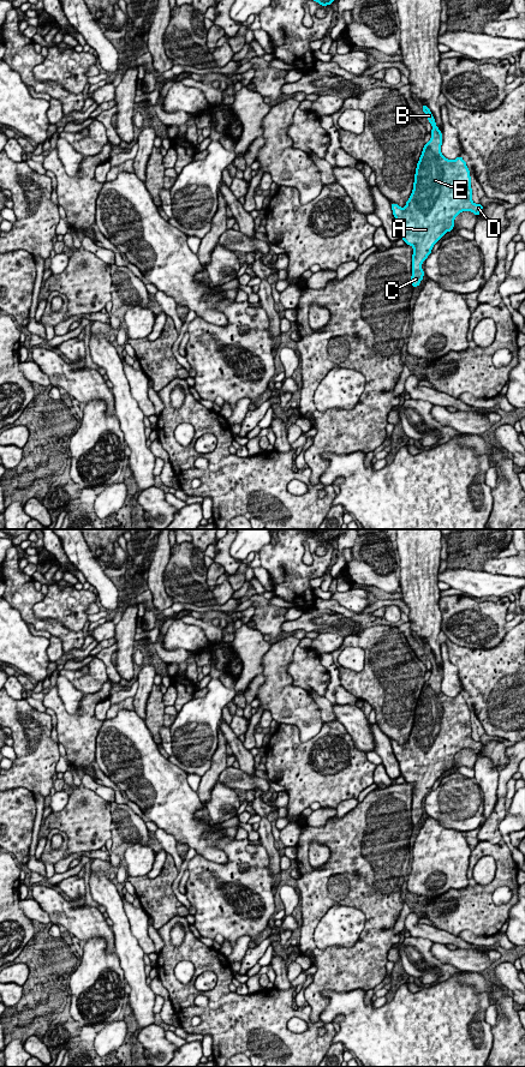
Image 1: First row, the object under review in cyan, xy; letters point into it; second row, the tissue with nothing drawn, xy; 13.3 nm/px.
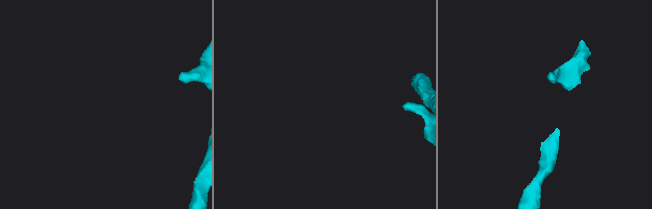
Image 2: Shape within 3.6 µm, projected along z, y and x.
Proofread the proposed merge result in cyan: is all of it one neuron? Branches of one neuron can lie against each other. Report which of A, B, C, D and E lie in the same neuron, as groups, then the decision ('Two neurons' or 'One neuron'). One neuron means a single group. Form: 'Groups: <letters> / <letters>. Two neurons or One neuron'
Groups: A B C D E. One neuron

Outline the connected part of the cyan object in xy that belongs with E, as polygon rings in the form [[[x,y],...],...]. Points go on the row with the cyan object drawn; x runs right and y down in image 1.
[[[422,104],[429,122],[432,126],[431,138],[424,145],[417,163],[412,193],[404,208],[392,203],[393,215],[399,224],[401,239],[413,247],[412,254],[412,287],[418,287],[423,280],[423,262],[431,253],[434,245],[454,228],[454,218],[463,211],[471,211],[476,216],[483,205],[472,202],[471,176],[466,162],[461,156],[448,160],[441,154],[442,132],[436,126],[430,109]]]

